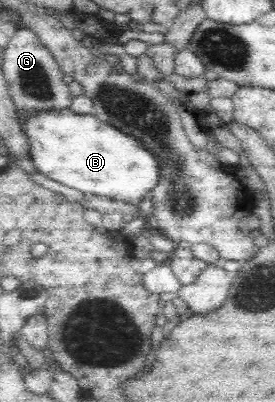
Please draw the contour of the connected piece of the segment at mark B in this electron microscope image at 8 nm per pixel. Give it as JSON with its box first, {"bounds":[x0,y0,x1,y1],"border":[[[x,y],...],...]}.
{"bounds":[20,109,160,205],"border":[[[69,109],[31,113],[20,119],[24,122],[24,131],[30,142],[33,164],[41,174],[63,186],[79,190],[87,196],[111,199],[117,205],[123,202],[136,205],[145,196],[151,198],[152,190],[159,184],[160,164],[156,156],[138,138],[100,121],[95,115],[84,115]]]}

